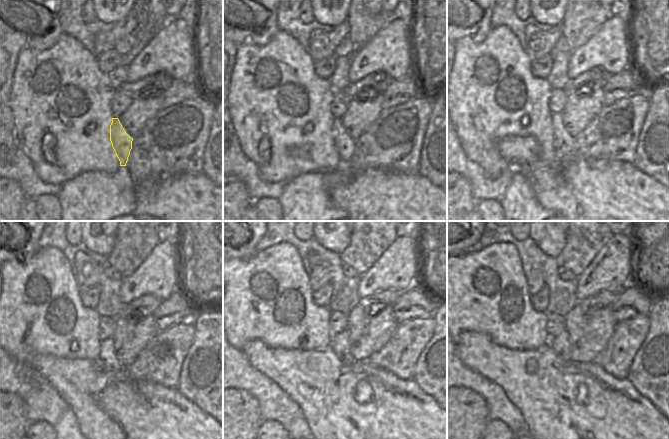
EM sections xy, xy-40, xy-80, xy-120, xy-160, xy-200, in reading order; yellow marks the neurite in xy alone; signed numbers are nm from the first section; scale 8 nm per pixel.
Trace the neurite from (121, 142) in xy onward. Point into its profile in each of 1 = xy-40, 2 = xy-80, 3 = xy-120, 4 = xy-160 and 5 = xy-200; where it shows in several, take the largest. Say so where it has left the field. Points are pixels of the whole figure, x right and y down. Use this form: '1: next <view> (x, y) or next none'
1: next xy-40 (344, 145)
2: next xy-80 (565, 145)
3: next xy-120 (108, 357)
4: next xy-160 (338, 345)
5: next xy-200 (560, 344)

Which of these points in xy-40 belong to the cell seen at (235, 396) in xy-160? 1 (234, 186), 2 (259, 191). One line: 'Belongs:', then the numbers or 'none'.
Belongs: 1

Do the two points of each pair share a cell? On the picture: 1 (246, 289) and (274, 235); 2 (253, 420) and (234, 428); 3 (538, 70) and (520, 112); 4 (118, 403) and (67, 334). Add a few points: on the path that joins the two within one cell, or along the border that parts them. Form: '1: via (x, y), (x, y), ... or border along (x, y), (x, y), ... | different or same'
1: border along (291, 248), (284, 244), (273, 244), (256, 252) | different
2: via (248, 420), (242, 420), (239, 423) | same
3: border along (531, 60), (530, 72), (535, 77), (545, 79) | different
4: border along (63, 357), (99, 360) | different

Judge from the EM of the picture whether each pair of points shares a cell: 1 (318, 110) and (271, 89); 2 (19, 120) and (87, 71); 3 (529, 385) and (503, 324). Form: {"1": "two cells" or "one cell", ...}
{"1": "one cell", "2": "one cell", "3": "two cells"}

